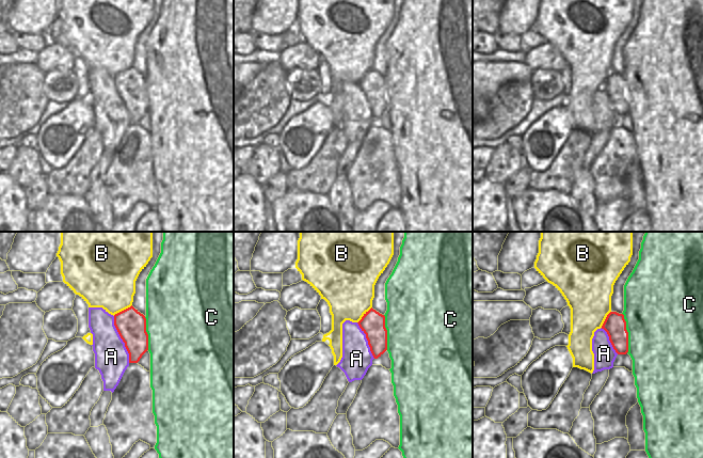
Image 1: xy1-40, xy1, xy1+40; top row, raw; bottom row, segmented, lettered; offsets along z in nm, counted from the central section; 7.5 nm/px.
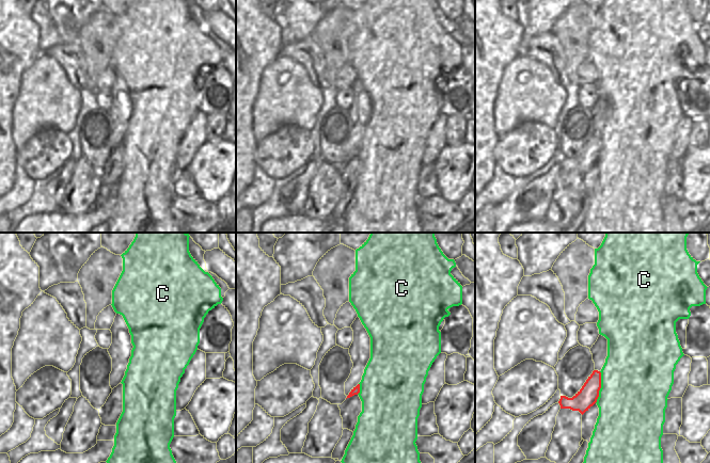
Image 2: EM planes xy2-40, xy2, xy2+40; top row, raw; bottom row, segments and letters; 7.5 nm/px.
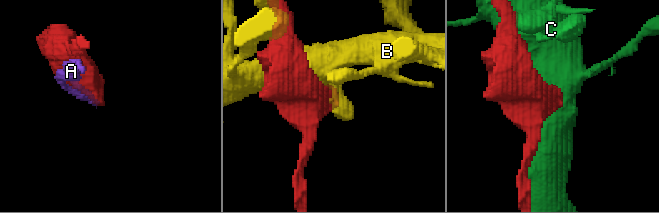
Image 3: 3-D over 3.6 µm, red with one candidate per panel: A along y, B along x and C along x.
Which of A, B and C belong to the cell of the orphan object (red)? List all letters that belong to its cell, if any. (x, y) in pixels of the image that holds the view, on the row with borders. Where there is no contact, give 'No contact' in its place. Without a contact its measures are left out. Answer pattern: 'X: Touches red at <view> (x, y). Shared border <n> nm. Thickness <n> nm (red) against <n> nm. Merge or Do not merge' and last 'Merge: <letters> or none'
A: Touches red at xy1-40 (122, 338). Shared border 380 nm. Thickness 220 nm (red) against 260 nm. Do not merge
B: Touches red at xy1-40 (122, 311). Shared border 170 nm. Thickness 220 nm (red) against 420 nm. Do not merge
C: Touches red at xy1+40 (627, 333). Shared border 300 nm. Thickness 170 nm (red) against 500 nm. Do not merge
Merge: none.

